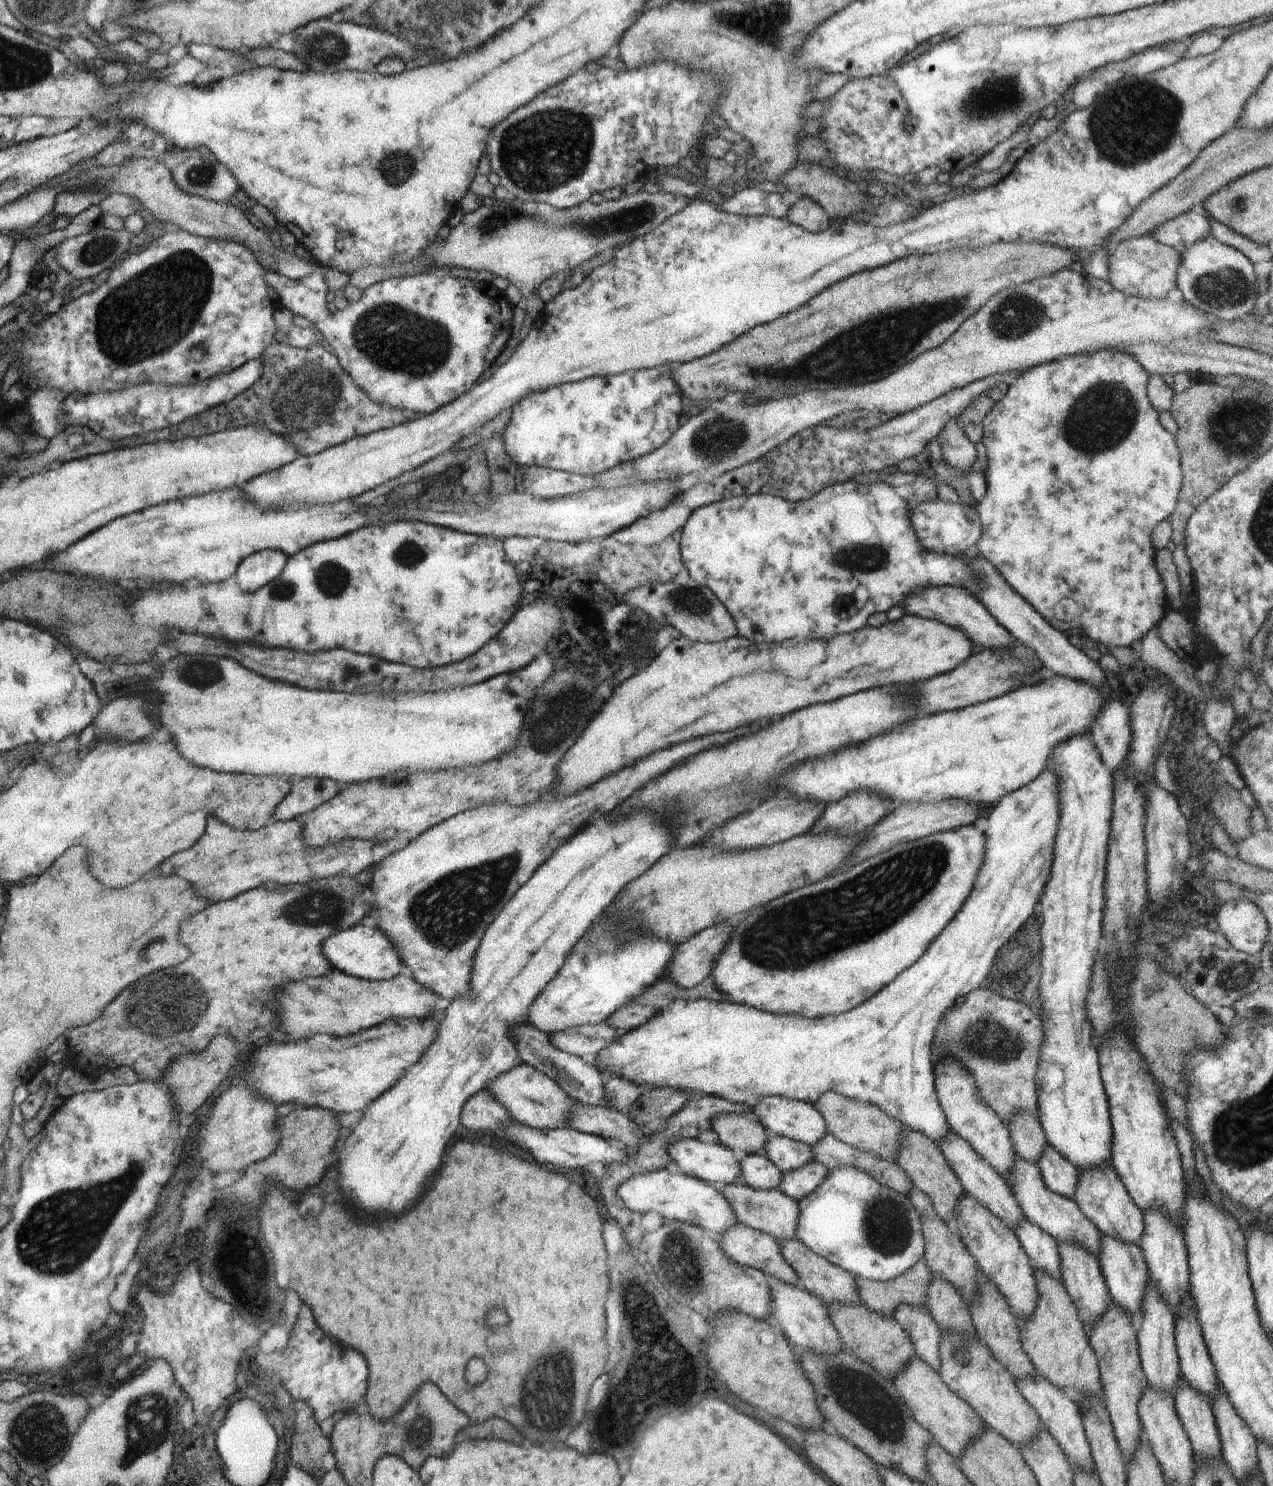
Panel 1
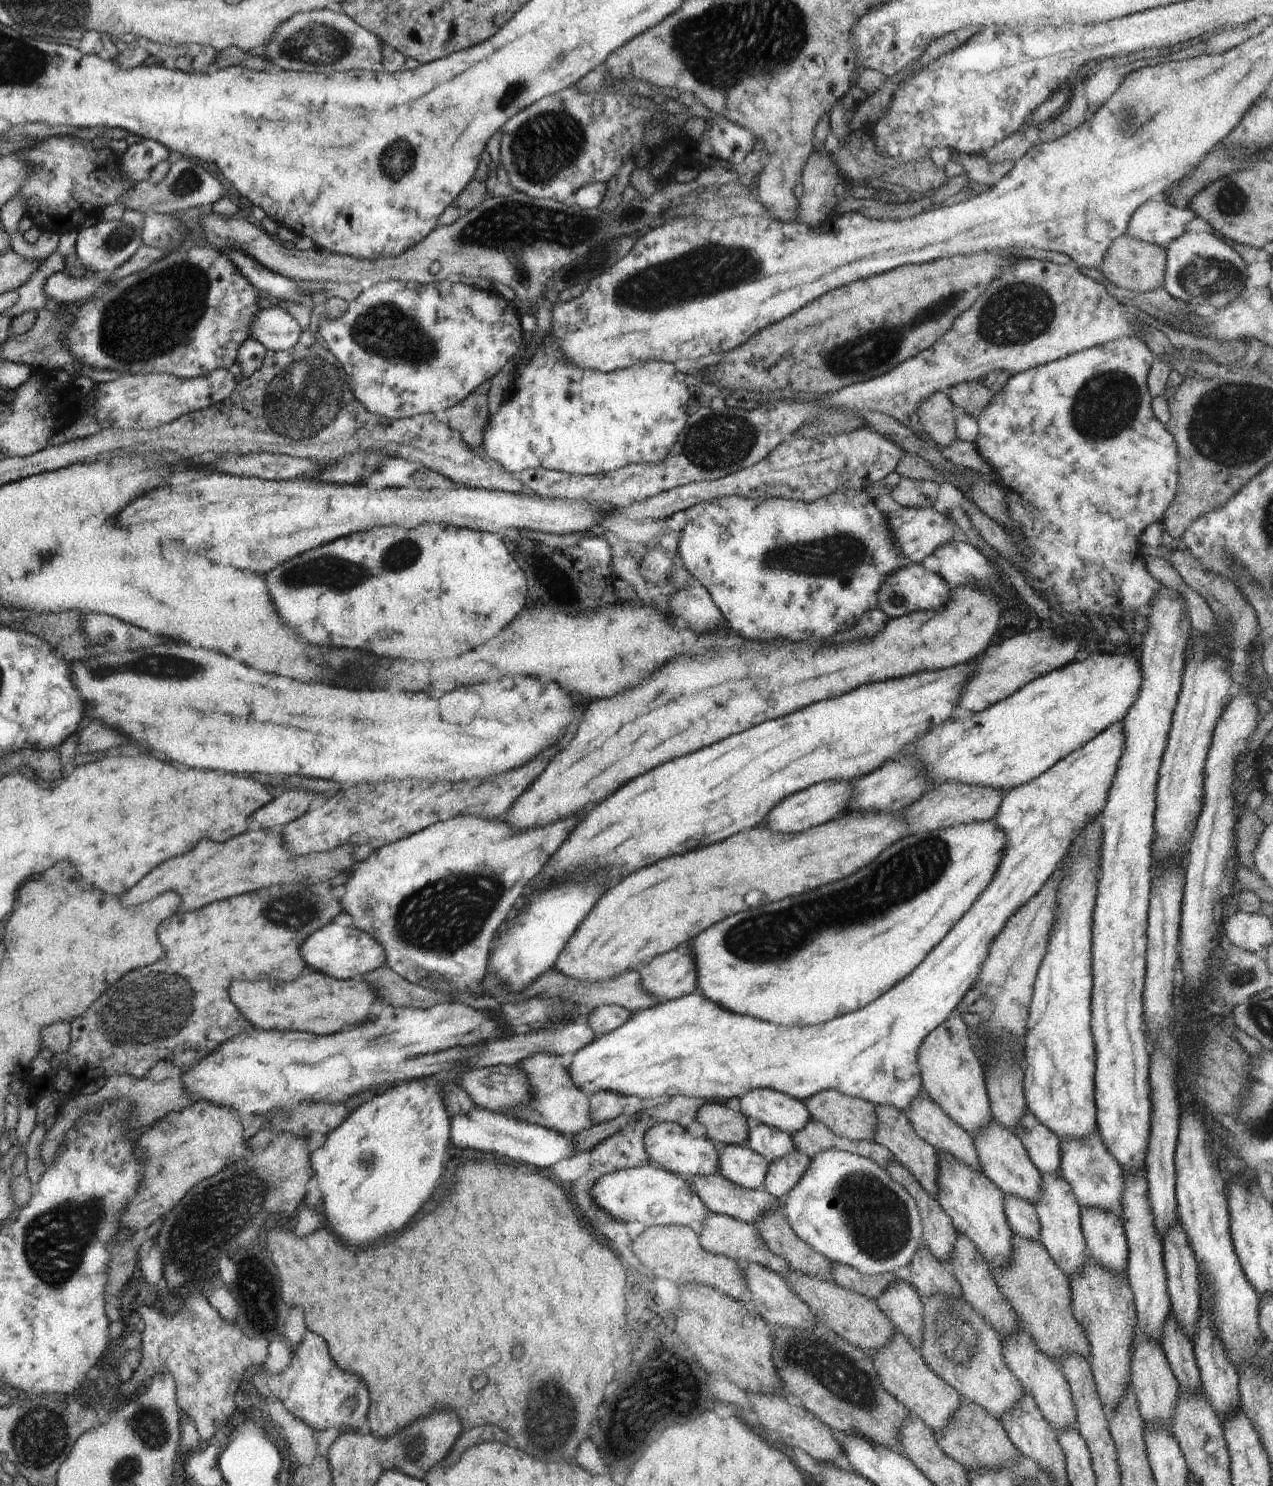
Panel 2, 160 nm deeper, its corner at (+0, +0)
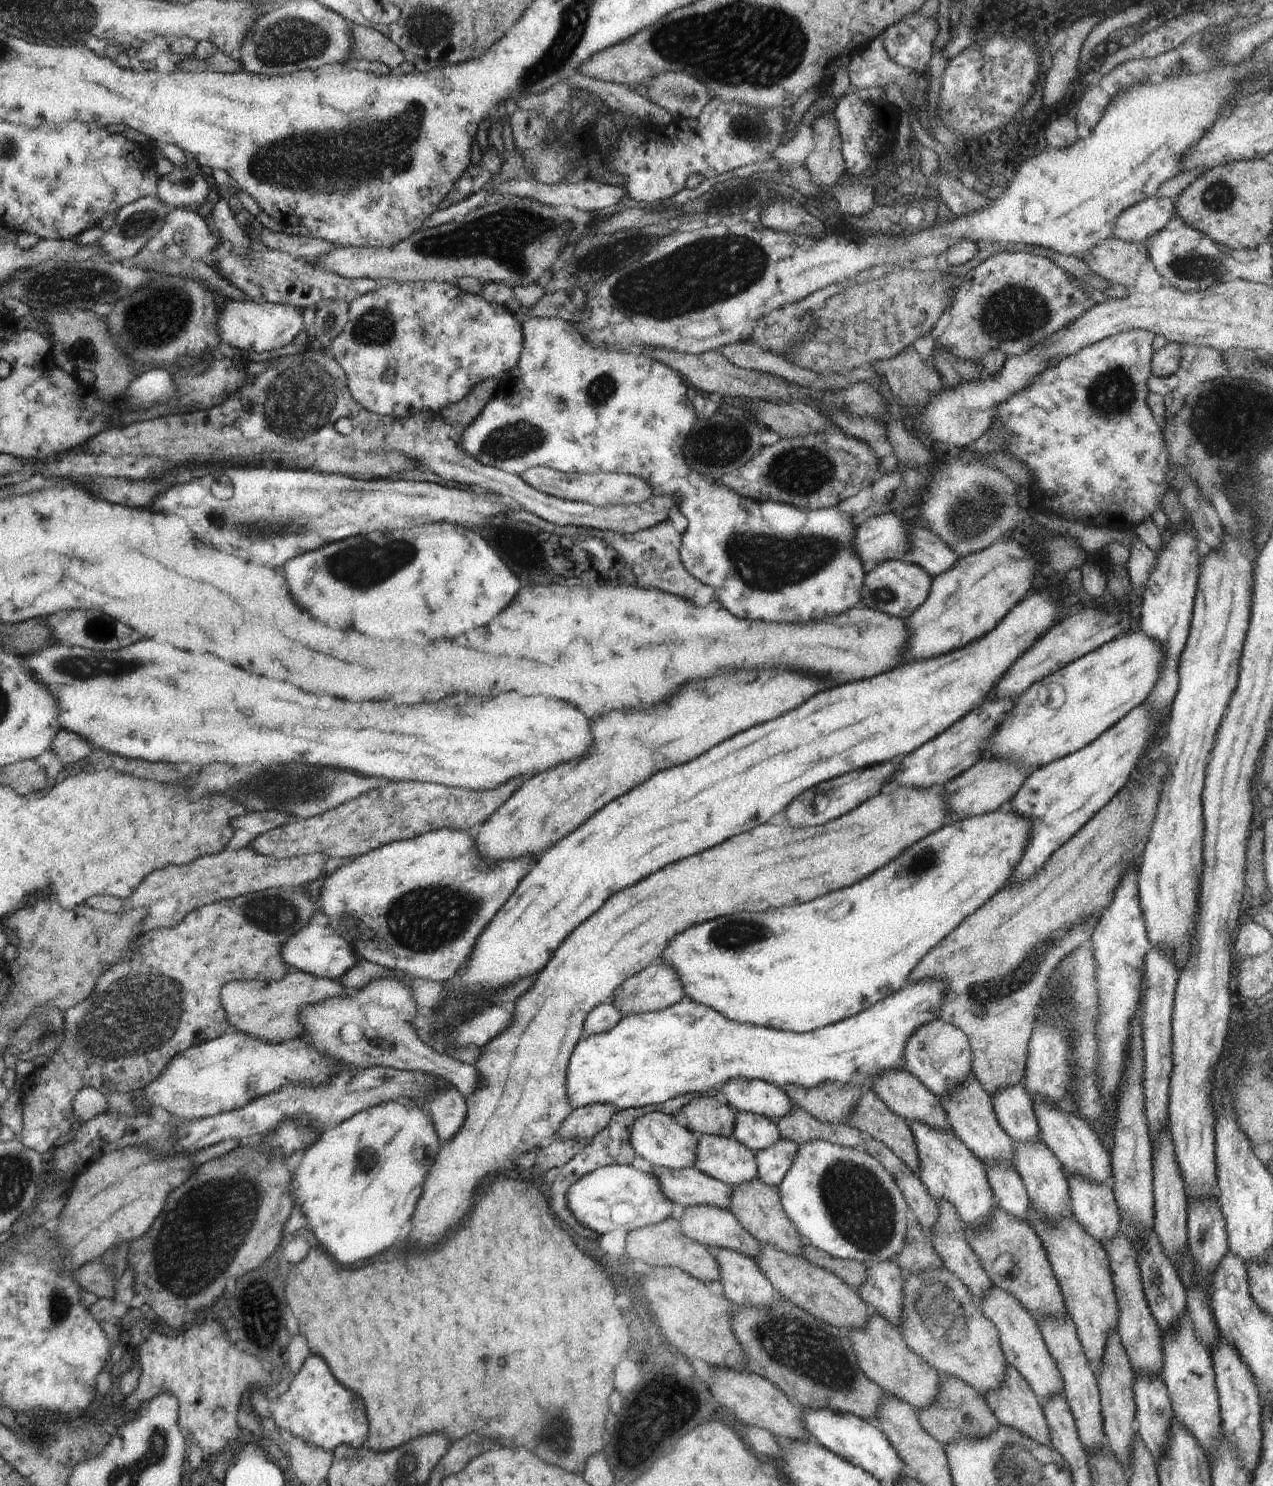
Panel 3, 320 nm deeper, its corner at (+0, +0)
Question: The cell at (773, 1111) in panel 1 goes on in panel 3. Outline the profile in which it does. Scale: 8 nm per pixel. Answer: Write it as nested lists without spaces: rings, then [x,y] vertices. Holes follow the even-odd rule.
[[[732,1079],[716,1085],[735,1111],[754,1113],[771,1120],[778,1120],[794,1107],[791,1098],[776,1085],[760,1080]]]

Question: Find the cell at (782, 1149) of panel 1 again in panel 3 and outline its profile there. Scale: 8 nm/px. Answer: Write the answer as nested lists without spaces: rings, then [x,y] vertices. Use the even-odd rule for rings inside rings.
[[[736,1111],[732,1138],[757,1153],[769,1149],[781,1138],[775,1120],[744,1112]]]

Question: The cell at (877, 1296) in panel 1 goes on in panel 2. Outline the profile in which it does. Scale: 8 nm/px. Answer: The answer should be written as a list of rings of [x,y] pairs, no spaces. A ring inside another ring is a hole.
[[[840,1263],[831,1264],[831,1278],[838,1286],[850,1289],[872,1300],[878,1298],[888,1285],[902,1280],[892,1273],[870,1276]]]

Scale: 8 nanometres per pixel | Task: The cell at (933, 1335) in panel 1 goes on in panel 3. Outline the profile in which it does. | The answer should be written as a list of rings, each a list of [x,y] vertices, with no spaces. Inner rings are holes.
[[[895,1259],[866,1265],[867,1277],[856,1290],[871,1310],[888,1319],[895,1327],[901,1321],[903,1280],[906,1275]]]

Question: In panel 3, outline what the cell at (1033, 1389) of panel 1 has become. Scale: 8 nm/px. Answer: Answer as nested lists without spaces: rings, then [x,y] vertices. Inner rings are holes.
[[[990,1287],[977,1300],[980,1301],[982,1314],[998,1329],[1001,1349],[1007,1364],[1012,1365],[1026,1379],[1040,1401],[1058,1393],[1064,1394],[1062,1375],[1048,1352],[1035,1316],[1025,1309],[1017,1298],[998,1287]]]

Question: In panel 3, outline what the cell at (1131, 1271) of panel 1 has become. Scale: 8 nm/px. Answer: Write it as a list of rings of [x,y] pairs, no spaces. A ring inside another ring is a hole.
[[[1068,1171],[1065,1177],[1069,1186],[1071,1214],[1103,1246],[1121,1232],[1121,1216],[1110,1185],[1087,1181]]]

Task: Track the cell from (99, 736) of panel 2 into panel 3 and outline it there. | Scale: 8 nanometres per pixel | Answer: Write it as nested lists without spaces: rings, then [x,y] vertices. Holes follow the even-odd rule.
[[[60,729],[49,744],[51,752],[63,762],[63,766],[83,760],[94,749],[90,743],[84,742],[77,734]]]

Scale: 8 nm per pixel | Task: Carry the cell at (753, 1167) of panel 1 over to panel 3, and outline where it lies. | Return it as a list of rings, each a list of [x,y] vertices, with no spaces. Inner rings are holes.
[[[697,1134],[693,1166],[710,1178],[739,1185],[757,1178],[755,1152],[734,1138]]]

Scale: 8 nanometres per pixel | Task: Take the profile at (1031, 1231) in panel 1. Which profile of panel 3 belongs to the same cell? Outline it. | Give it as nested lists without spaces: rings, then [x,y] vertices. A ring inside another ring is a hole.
[[[998,1161],[987,1166],[986,1174],[996,1206],[1027,1222],[1030,1200],[1017,1170],[1008,1161]]]

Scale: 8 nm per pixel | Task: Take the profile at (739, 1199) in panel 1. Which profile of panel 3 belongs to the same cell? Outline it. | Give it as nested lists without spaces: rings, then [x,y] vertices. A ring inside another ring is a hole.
[[[694,1166],[680,1170],[653,1167],[651,1173],[659,1180],[665,1198],[681,1209],[692,1205],[729,1209],[732,1186],[710,1178]]]

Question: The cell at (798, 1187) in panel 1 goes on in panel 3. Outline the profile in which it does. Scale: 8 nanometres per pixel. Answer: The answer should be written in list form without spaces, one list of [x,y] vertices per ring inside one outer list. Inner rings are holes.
[[[784,1137],[769,1149],[759,1150],[755,1153],[757,1178],[764,1184],[779,1188],[779,1182],[787,1173],[797,1152],[797,1144]]]

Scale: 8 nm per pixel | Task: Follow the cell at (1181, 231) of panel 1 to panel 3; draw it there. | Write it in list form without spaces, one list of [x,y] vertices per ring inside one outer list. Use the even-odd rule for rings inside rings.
[[[1152,197],[1119,214],[1110,237],[1142,244],[1153,234],[1166,229],[1166,224],[1175,212],[1175,203],[1168,197]]]

